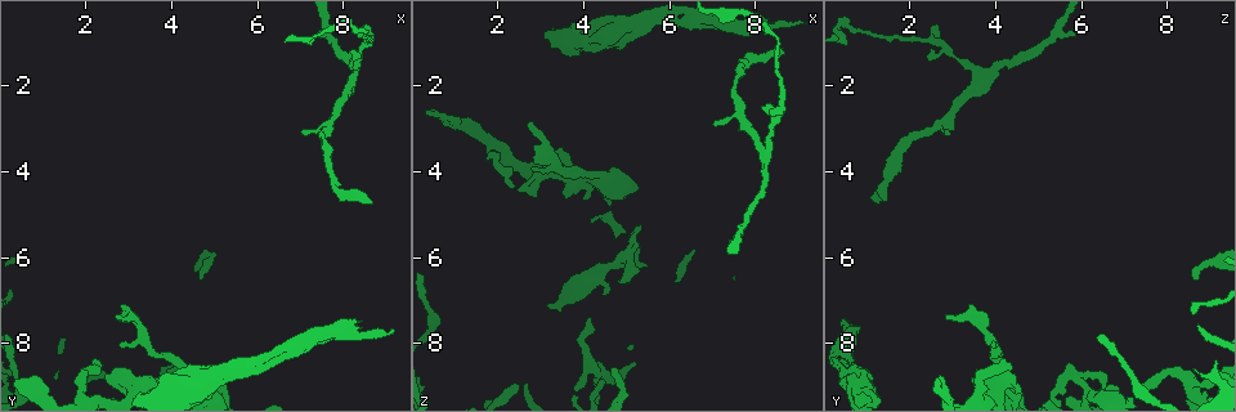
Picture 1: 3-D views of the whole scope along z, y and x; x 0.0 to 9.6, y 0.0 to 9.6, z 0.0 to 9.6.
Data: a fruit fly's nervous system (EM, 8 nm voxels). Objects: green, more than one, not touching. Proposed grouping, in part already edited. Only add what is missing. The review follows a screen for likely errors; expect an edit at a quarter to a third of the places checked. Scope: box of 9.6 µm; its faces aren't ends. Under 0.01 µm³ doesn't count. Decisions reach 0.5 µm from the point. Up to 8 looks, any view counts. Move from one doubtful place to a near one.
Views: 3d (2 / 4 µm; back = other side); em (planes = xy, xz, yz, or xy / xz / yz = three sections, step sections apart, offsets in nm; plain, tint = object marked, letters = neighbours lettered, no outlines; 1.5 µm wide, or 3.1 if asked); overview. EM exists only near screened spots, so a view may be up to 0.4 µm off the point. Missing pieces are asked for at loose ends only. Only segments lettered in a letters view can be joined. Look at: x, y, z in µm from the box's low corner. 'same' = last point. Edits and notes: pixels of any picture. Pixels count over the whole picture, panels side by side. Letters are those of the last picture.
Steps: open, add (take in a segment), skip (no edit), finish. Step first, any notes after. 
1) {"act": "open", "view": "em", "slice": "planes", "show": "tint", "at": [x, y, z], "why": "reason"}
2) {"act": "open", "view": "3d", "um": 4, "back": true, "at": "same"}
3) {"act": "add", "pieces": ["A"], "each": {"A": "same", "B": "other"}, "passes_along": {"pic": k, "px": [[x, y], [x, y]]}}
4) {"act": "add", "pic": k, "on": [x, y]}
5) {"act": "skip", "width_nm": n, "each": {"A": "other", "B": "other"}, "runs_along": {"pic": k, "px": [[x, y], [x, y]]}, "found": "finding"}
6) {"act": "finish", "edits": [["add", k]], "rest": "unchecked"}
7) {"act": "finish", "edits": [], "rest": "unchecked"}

{"act": "open", "view": "3d", "um": 4, "back": true, "at": [8.55, 4.75, 1.35], "why": "long arm stops here"}

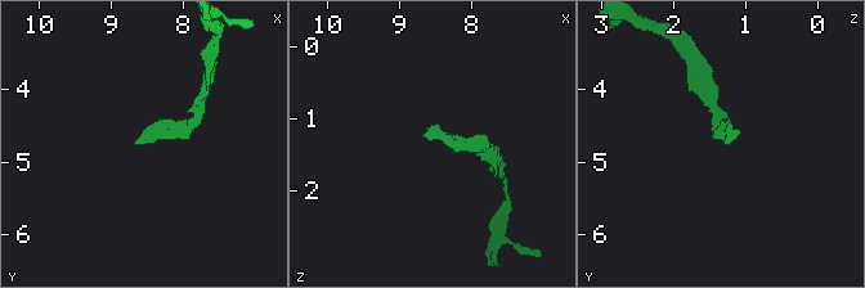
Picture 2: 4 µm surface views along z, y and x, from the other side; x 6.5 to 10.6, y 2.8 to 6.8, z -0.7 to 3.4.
{"act": "open", "view": "em", "slice": "xy", "step": 4, "show": "letters", "at": [8.55, 4.75, 1.30]}

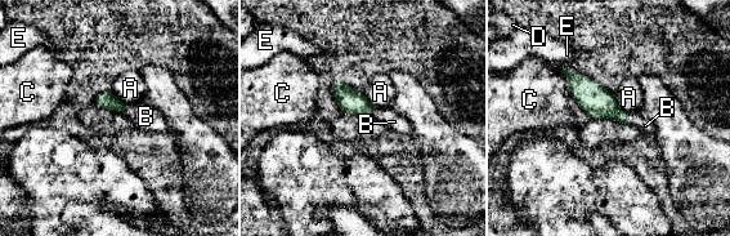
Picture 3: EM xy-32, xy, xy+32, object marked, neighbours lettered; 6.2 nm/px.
{"act": "add", "pieces": ["B"], "each": {"A": "other", "B": "same", "C": "other", "D": "other", "E": "other"}, "found": "it goes on there"}

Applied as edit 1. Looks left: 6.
{"act": "open", "view": "3d", "um": 4, "back": true, "at": [7.10, 3.05, 2.95], "why": "branch stops here"}

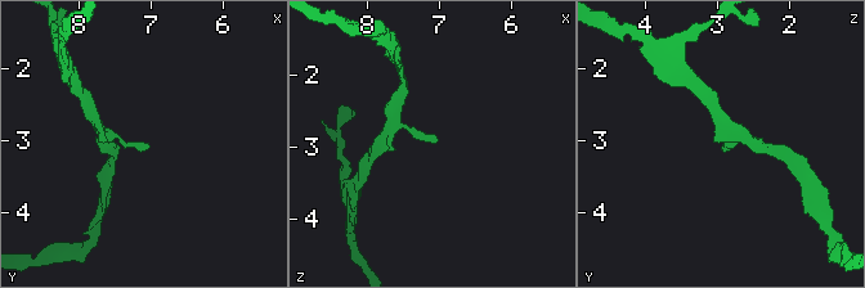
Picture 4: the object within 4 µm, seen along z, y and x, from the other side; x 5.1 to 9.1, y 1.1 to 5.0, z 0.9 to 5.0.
{"act": "open", "view": "em", "slice": "xz", "step": 4, "show": "tint", "at": [7.05, 3.05, 2.95]}

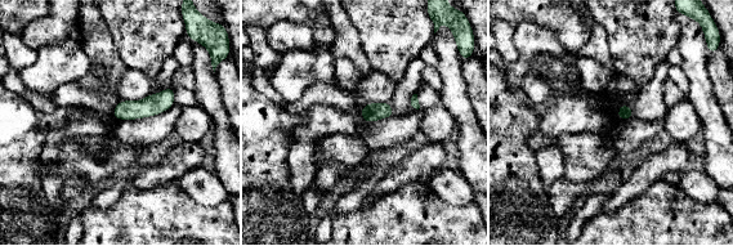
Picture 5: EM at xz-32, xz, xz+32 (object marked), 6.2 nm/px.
{"act": "open", "view": "em", "slice": "xz", "step": 4, "show": "letters", "at": "same"}

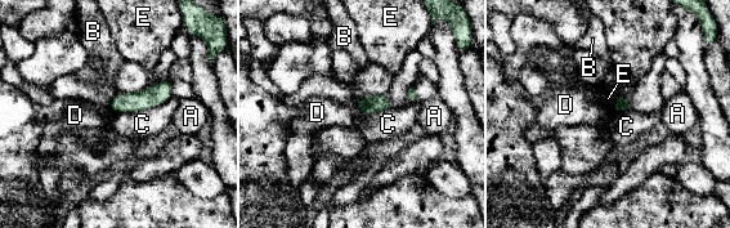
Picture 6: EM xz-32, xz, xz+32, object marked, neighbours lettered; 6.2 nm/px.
{"act": "skip", "width_nm": 90, "each": {"A": "other", "B": "other", "C": "other", "D": "other", "E": "other"}, "found": "none of them fits"}

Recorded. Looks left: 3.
{"act": "open", "view": "overview", "why": "see it whole again"}

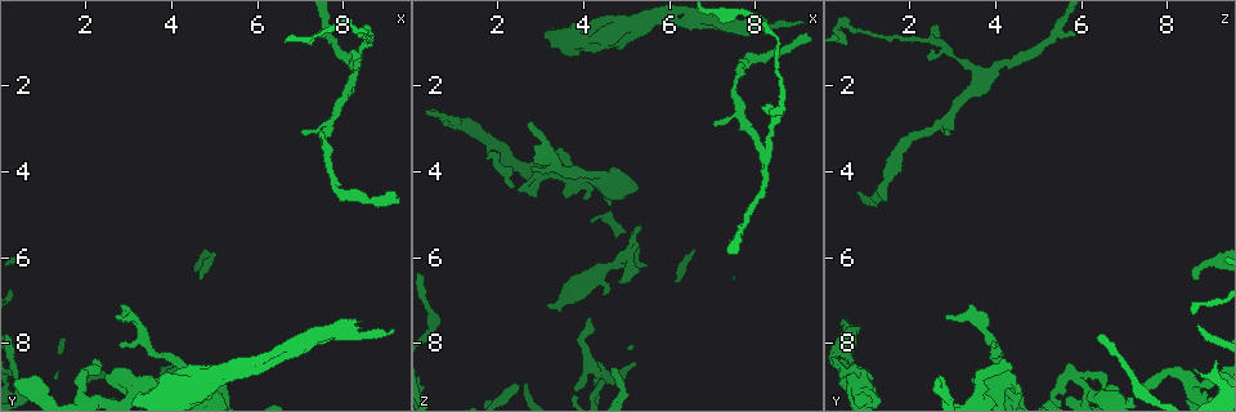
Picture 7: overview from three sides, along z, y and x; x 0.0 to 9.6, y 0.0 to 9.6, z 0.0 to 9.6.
{"act": "open", "view": "3d", "um": 2, "at": [2.90, 7.25, 3.60], "why": "free end"}

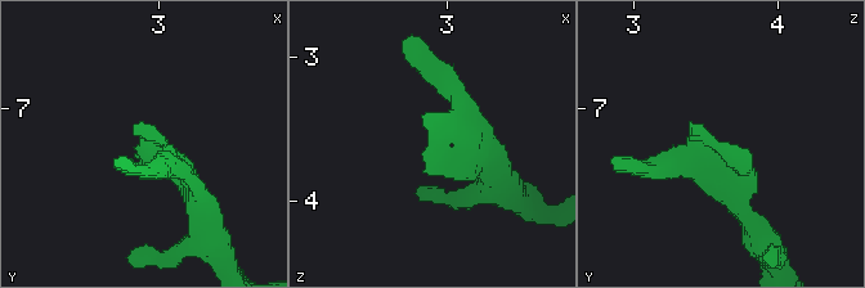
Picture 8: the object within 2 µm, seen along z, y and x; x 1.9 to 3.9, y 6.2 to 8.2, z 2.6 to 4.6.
{"act": "open", "view": "em", "slice": "planes", "show": "letters", "at": [2.86, 7.28, 3.56]}

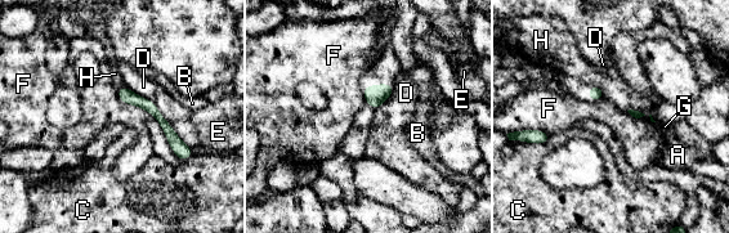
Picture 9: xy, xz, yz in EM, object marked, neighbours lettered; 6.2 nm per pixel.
{"act": "skip", "each": {"A": "other", "B": "other", "C": "other", "D": "other", "E": "other", "F": "other", "G": "other", "H": "other"}, "runs_along": {"pic": 9, "px": [[120, 92], [146, 103], [184, 155]]}, "found": "none of them fits"}

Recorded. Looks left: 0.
{"act": "finish", "edits": [["add", 3]], "rest": "unchecked"}

